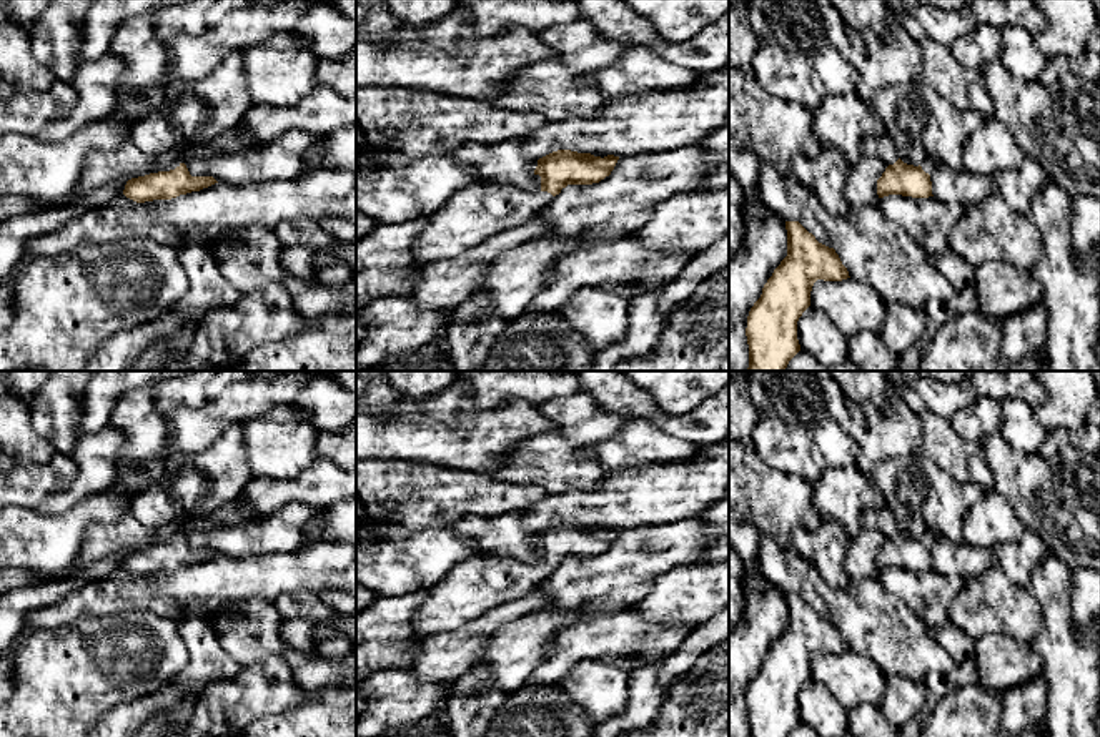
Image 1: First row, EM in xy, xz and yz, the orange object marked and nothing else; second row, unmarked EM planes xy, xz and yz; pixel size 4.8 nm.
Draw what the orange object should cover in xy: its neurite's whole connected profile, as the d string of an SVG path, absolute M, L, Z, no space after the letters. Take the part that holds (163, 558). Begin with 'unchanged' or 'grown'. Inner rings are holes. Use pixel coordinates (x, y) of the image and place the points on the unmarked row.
grown | M126 517L116 524L88 529L78 554L78 562L68 572L48 576L15 567L0 571L0 594L47 579L73 576L78 567L87 567L125 551L128 554L123 567L136 576L171 572L218 556L213 549L191 549L181 534L161 541L156 531L146 529Z

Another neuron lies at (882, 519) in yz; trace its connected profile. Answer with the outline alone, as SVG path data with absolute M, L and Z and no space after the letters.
M889 507L862 509L860 527L865 531L880 531L887 539L900 531L900 522Z

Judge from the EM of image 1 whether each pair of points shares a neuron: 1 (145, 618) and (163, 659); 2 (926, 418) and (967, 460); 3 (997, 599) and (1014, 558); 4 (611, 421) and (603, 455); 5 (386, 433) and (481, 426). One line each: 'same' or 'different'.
1: same
2: same
3: different
4: different
5: same

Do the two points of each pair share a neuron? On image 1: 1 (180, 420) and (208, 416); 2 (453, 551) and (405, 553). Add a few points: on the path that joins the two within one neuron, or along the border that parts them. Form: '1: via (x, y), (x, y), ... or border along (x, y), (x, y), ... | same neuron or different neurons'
1: via (187, 420), (202, 420) | same neuron
2: via (441, 551), (416, 553) | same neuron

